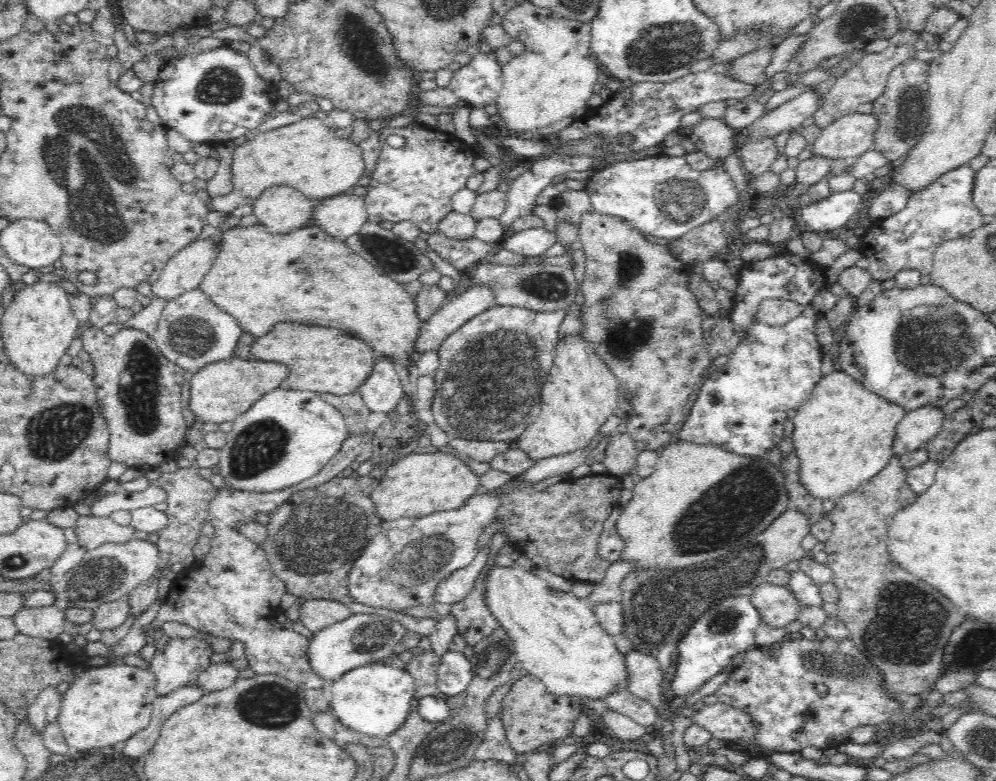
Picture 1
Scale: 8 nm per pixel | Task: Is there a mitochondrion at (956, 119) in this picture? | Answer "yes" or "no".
no

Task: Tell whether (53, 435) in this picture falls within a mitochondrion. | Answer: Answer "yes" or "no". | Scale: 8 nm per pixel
yes

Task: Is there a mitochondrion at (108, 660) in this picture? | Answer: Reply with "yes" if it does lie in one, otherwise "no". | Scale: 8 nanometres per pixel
no

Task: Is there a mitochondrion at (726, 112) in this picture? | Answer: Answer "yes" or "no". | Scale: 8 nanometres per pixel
no

